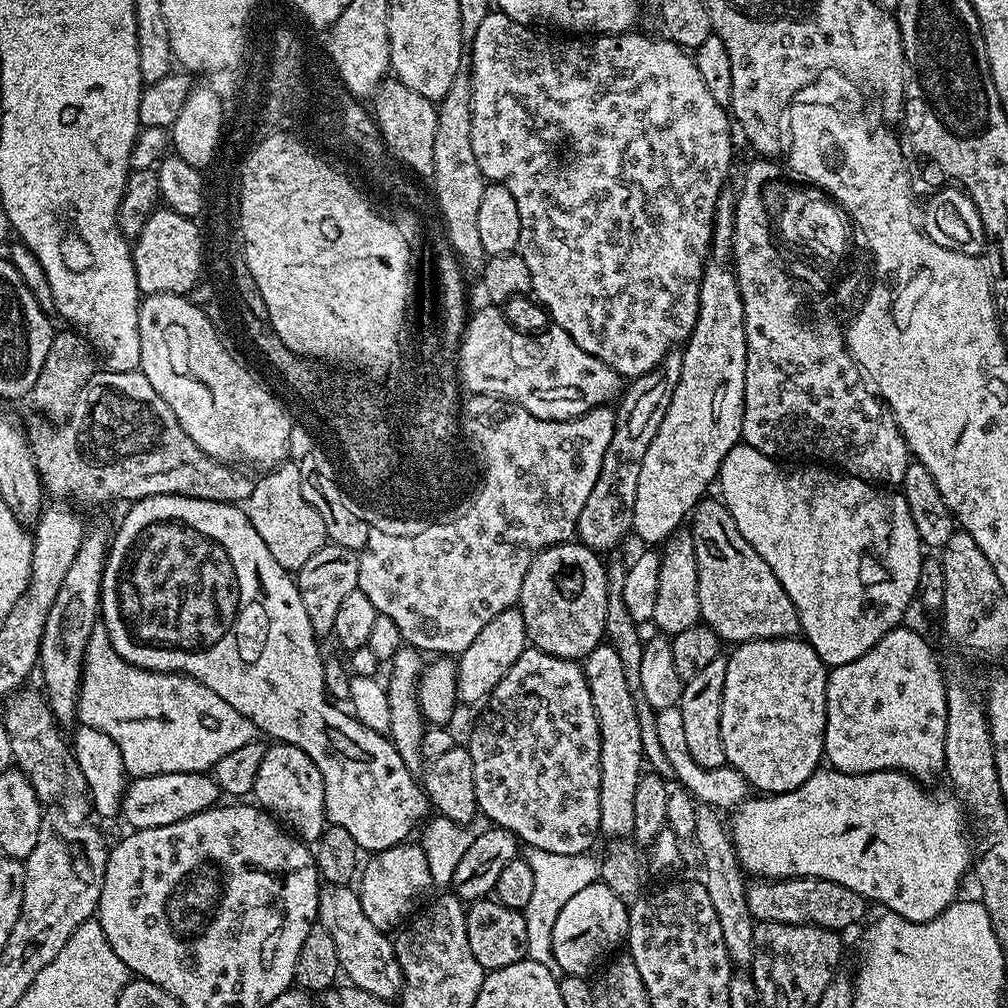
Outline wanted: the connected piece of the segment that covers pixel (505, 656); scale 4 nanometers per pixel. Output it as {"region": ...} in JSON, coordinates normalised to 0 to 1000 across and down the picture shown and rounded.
{"region":[[[515,602],[498,605],[482,619],[478,629],[462,641],[460,647],[455,648],[452,660],[452,688],[457,699],[472,698],[483,695],[488,686],[498,677],[498,673],[514,657],[514,653],[525,642],[524,626]]]}

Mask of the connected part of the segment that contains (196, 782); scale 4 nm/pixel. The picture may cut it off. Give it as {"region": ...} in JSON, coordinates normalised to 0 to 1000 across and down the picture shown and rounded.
{"region":[[[174,766],[173,768],[153,768],[152,770],[137,770],[128,777],[123,787],[123,797],[121,799],[121,813],[124,813],[128,818],[128,822],[134,823],[136,821],[156,821],[157,819],[169,819],[173,815],[181,815],[181,812],[188,812],[197,806],[203,806],[205,802],[215,801],[220,794],[220,785],[210,768],[206,766]]]}

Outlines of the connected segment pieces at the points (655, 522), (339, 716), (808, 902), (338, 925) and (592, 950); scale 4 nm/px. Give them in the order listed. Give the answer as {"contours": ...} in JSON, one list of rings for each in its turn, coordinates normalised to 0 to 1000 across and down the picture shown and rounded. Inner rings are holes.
{"contours":[[[[722,188],[715,190],[714,198],[710,201],[710,214],[706,218],[704,253],[698,263],[698,275],[694,281],[692,315],[688,319],[686,333],[677,345],[677,371],[673,375],[665,407],[661,407],[661,415],[657,415],[657,423],[653,423],[649,438],[645,438],[645,446],[641,446],[641,454],[637,454],[637,466],[633,466],[633,490],[629,494],[627,528],[633,535],[640,536],[643,539],[640,541],[643,542],[658,541],[659,537],[678,521],[675,519],[678,516],[680,519],[686,513],[687,505],[699,495],[701,488],[698,487],[705,480],[707,483],[711,479],[720,450],[724,450],[727,442],[736,437],[742,348],[736,292],[732,288],[727,262],[729,211],[730,199],[727,191]]],[[[178,490],[146,492],[128,499],[126,504],[127,509],[119,516],[119,525],[116,528],[114,525],[107,541],[107,553],[103,559],[103,572],[99,582],[99,615],[101,621],[107,626],[107,632],[115,648],[125,657],[138,663],[144,663],[150,667],[177,667],[180,671],[188,671],[200,677],[208,685],[212,685],[212,688],[216,688],[220,696],[228,696],[228,700],[232,700],[236,708],[240,708],[251,718],[255,727],[262,729],[263,726],[264,729],[271,730],[269,732],[271,735],[296,740],[296,744],[303,746],[312,756],[312,760],[315,760],[321,773],[321,795],[325,817],[342,822],[351,831],[357,843],[369,847],[374,844],[375,839],[382,842],[402,836],[408,830],[405,828],[412,823],[413,816],[415,821],[418,814],[426,809],[424,806],[427,806],[427,799],[421,783],[414,775],[413,778],[409,775],[412,774],[410,766],[399,756],[395,744],[382,727],[372,726],[359,720],[357,714],[342,703],[341,707],[337,703],[340,701],[334,700],[327,693],[321,680],[321,651],[313,640],[315,632],[313,626],[310,624],[307,610],[304,609],[304,601],[300,601],[300,589],[296,585],[291,568],[285,563],[276,562],[276,558],[272,558],[272,550],[268,550],[268,546],[264,546],[264,538],[256,534],[256,526],[252,526],[245,507],[233,500],[208,498],[200,494],[178,492]]],[[[791,869],[781,873],[764,873],[750,871],[741,878],[743,907],[750,915],[776,915],[777,917],[807,917],[809,921],[824,921],[838,923],[845,921],[857,909],[859,894],[855,887],[843,883],[839,879],[831,879],[831,875],[823,875],[806,869]]],[[[322,878],[316,889],[314,916],[331,931],[337,961],[342,969],[347,970],[346,975],[350,979],[361,981],[367,987],[377,989],[380,992],[392,993],[398,987],[401,980],[400,964],[392,947],[391,936],[382,924],[374,922],[361,907],[357,888],[350,880],[346,878]]],[[[589,873],[585,879],[573,883],[573,886],[562,895],[550,915],[547,937],[551,959],[554,962],[556,960],[555,963],[559,967],[582,969],[588,959],[589,962],[601,949],[612,943],[610,940],[614,937],[616,939],[622,934],[623,902],[624,900],[611,887],[606,886],[605,880],[596,873]]]]}

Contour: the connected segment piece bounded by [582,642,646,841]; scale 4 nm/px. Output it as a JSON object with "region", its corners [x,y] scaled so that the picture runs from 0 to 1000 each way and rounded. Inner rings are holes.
{"region":[[[603,637],[595,638],[585,650],[579,652],[577,662],[581,677],[585,681],[585,692],[589,692],[589,704],[595,725],[595,829],[603,829],[604,834],[617,833],[626,830],[629,823],[629,788],[633,785],[633,776],[641,758],[636,725],[617,665],[617,656],[610,643]]]}

